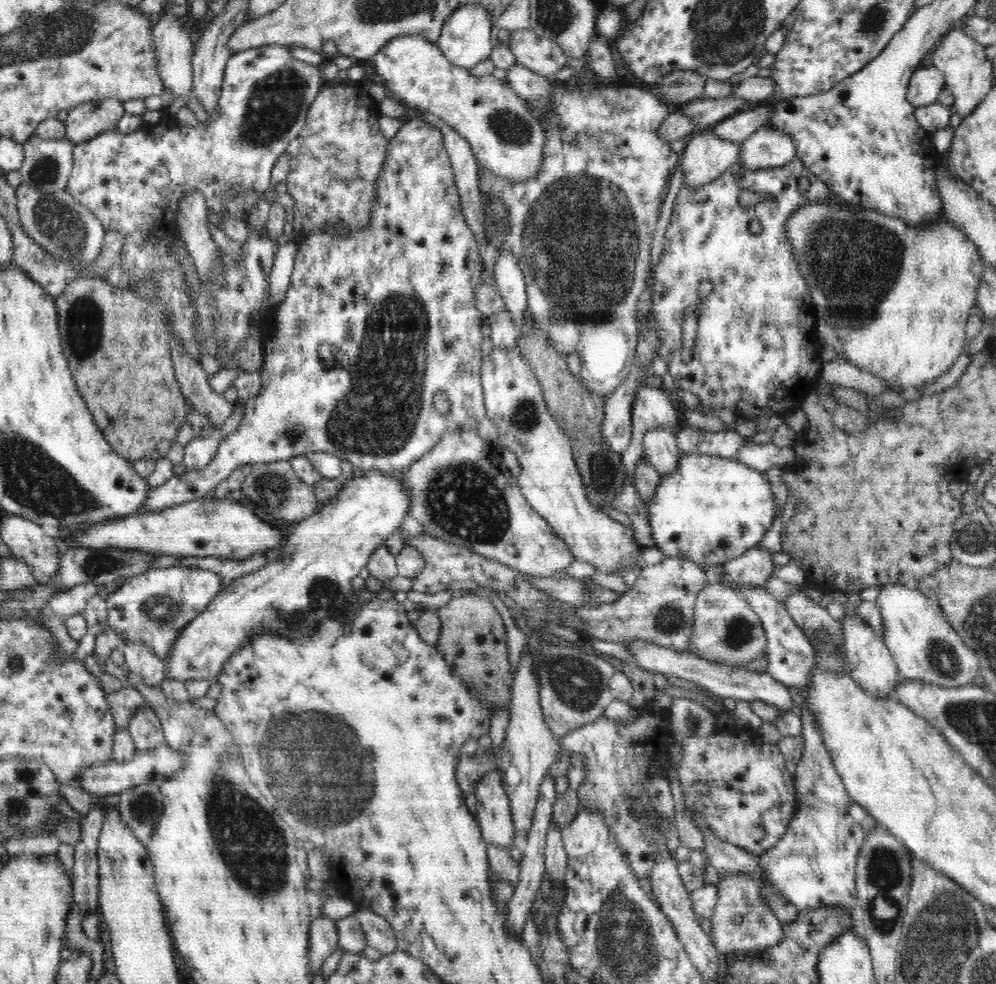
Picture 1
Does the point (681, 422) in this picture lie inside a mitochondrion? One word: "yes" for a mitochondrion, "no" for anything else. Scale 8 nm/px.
no

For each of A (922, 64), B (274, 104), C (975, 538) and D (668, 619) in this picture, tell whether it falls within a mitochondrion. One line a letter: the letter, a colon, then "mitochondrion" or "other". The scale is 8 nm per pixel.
A: other
B: mitochondrion
C: mitochondrion
D: mitochondrion

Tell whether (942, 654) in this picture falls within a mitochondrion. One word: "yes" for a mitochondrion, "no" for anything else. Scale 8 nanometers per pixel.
yes

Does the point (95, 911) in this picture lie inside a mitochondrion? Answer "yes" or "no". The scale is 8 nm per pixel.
no

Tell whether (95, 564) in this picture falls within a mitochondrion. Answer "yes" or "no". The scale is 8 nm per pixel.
yes

